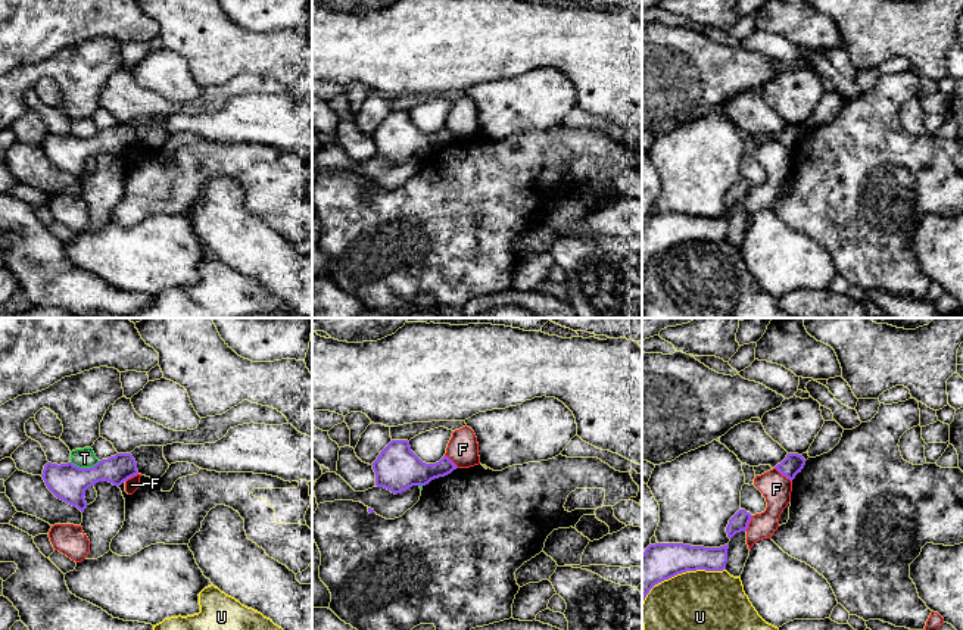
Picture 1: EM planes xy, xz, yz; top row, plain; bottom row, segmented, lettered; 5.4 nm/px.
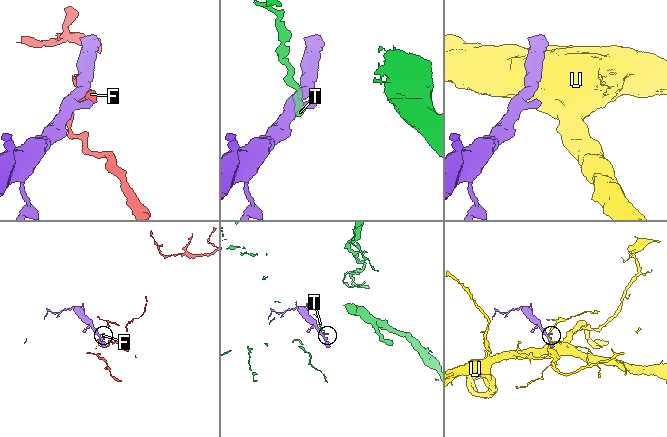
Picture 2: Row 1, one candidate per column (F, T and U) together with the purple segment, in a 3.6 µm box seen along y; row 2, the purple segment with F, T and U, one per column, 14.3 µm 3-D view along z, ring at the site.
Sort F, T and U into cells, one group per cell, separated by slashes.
F / T / U

